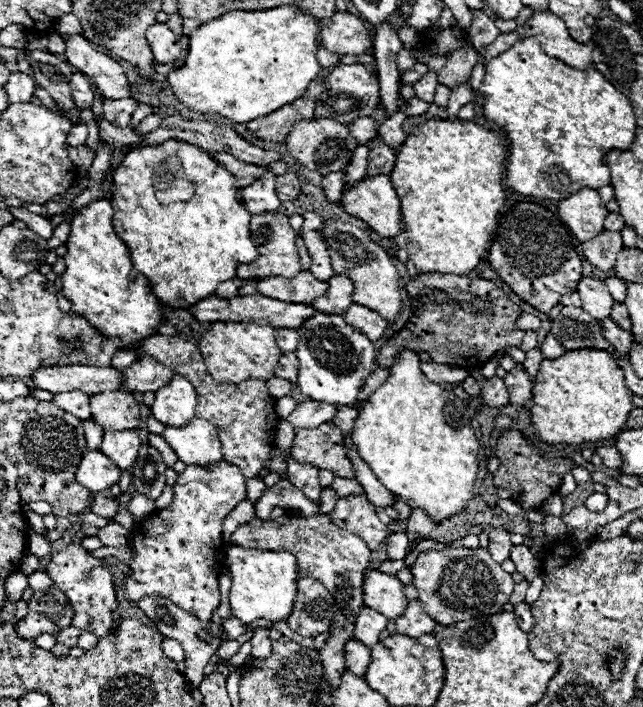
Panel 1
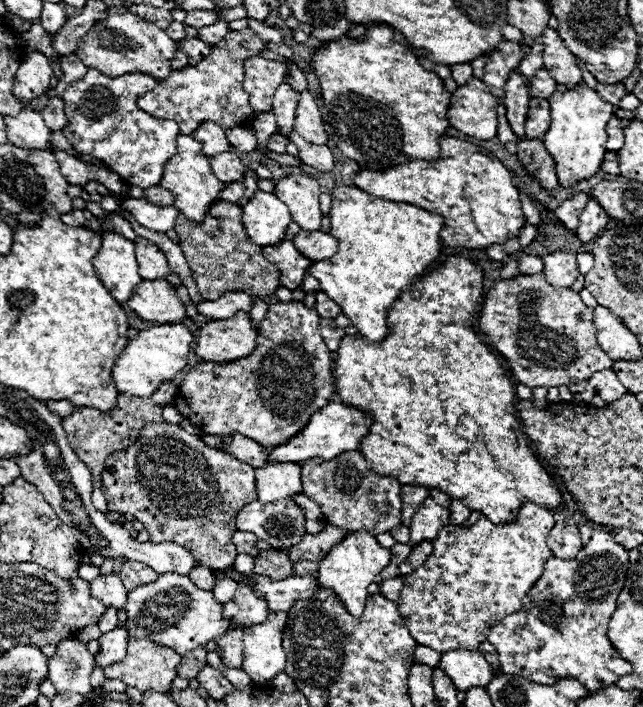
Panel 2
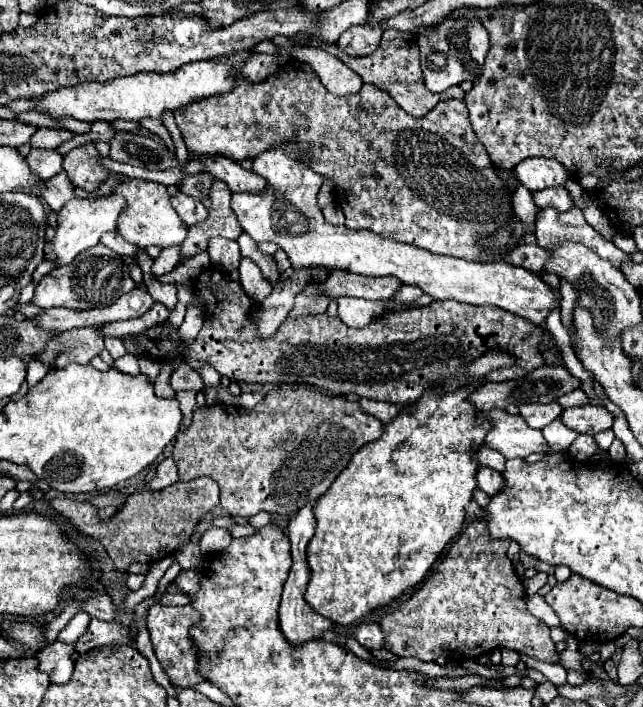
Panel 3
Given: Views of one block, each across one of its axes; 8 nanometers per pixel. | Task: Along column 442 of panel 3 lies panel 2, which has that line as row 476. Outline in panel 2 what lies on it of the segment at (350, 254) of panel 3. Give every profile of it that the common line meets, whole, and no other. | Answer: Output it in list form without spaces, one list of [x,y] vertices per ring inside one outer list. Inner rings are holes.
[[[266,464],[256,470],[258,500],[268,504],[280,498],[292,498],[302,492],[300,464]]]

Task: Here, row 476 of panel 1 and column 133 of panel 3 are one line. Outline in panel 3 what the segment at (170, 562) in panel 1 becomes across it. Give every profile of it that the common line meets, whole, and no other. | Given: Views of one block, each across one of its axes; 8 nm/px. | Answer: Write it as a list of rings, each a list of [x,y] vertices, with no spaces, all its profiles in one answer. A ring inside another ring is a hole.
[[[126,176],[120,184],[116,184],[114,194],[122,196],[126,200],[126,206],[120,214],[120,218],[116,220],[116,230],[118,230],[118,234],[122,234],[122,238],[126,242],[136,244],[138,248],[146,248],[152,244],[166,248],[166,246],[176,246],[176,244],[184,242],[188,228],[184,226],[184,222],[172,208],[166,186],[162,186],[158,182],[148,182],[148,180],[138,180],[138,178]]]

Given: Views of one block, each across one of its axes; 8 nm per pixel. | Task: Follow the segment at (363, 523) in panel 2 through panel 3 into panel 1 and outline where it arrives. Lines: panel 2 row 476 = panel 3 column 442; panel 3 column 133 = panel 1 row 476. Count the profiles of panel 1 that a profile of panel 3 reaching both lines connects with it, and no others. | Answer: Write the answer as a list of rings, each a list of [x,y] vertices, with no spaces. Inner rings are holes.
[[[332,422],[314,430],[298,430],[290,456],[298,462],[314,464],[318,470],[330,470],[340,478],[354,478],[352,464],[344,450],[344,436]]]

